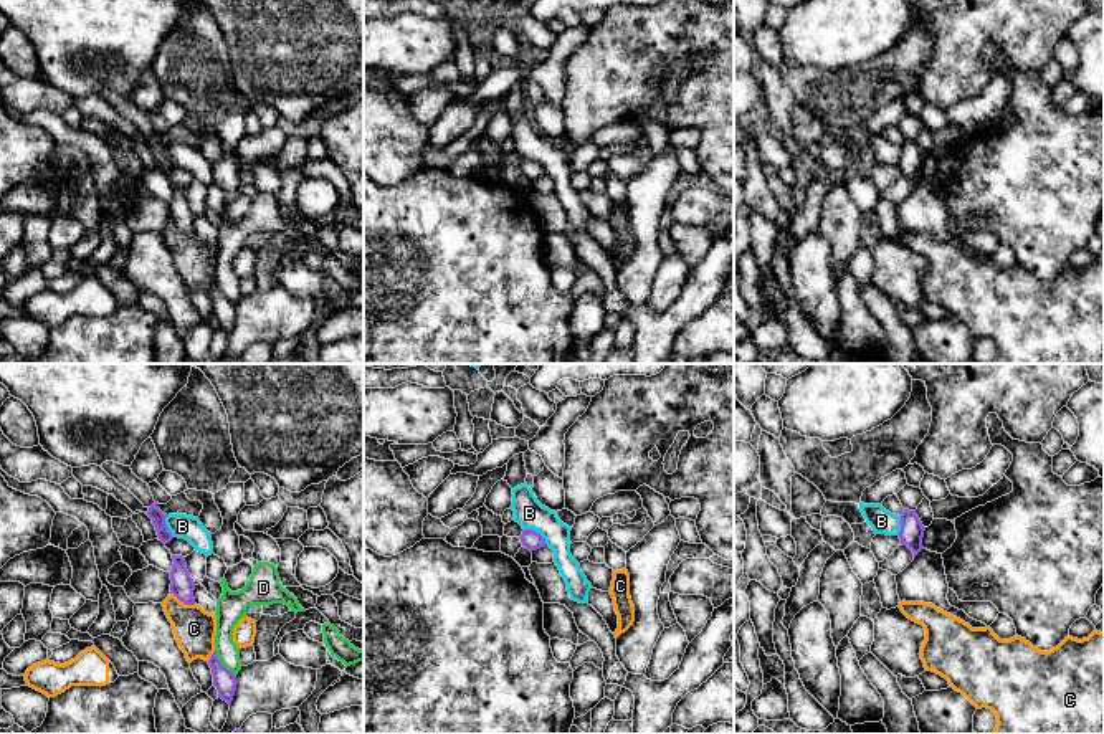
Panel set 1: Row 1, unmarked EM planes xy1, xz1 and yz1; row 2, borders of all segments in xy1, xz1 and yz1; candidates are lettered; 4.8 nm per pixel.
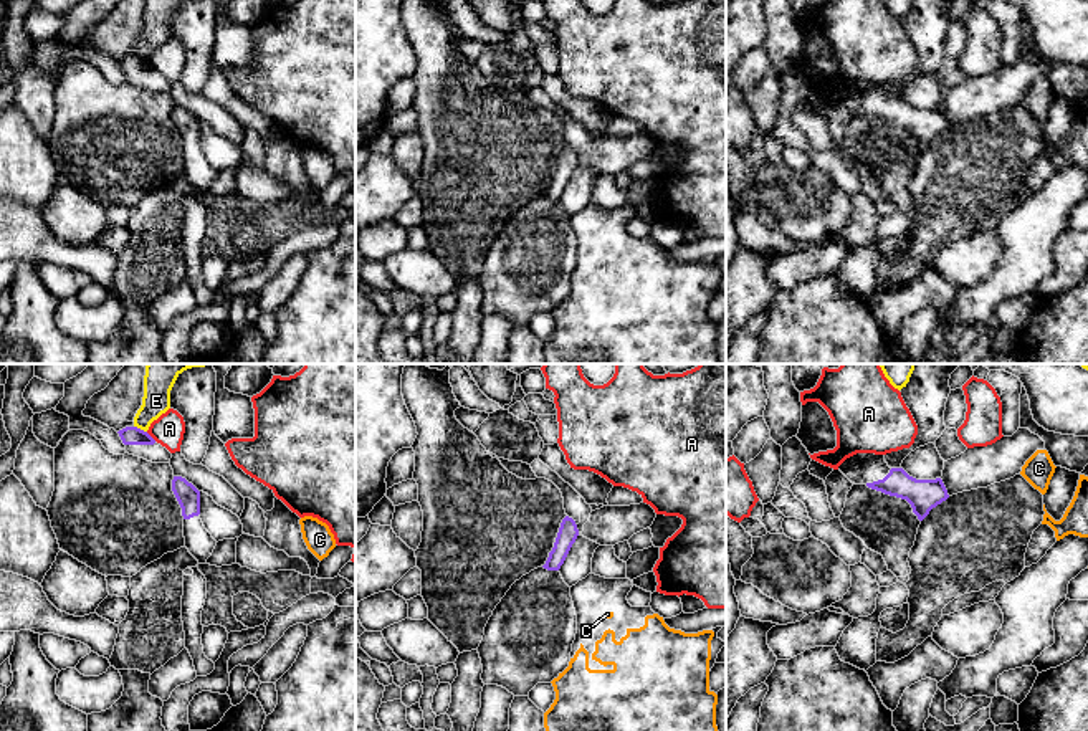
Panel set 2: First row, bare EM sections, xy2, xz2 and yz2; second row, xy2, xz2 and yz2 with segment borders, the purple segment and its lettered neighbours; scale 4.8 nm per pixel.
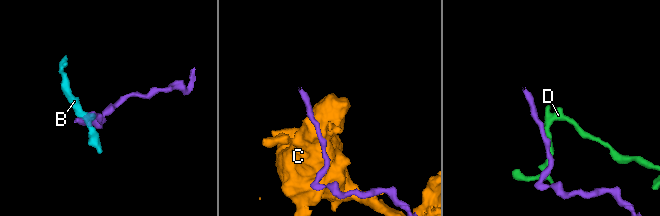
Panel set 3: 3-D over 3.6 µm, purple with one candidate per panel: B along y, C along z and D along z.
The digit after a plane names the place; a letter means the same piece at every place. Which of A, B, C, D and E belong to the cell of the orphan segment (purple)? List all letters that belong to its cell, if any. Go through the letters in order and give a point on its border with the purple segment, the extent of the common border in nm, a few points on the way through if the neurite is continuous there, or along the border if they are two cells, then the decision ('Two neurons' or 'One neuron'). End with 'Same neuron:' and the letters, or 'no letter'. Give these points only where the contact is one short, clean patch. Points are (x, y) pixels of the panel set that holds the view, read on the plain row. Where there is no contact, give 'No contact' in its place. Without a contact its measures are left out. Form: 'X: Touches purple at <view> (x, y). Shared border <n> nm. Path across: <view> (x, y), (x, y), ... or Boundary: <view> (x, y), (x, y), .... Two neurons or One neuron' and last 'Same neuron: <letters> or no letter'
A: Touches purple at xy2 (149, 65). Shared border 70 nm. Boundary: xy2 (146, 62), (156, 70). Two neurons
B: Touches purple at xz1 (537, 162). Shared border 150 nm. Boundary: xz1 (524, 157), (534, 159), (547, 174). Two neurons
C: Touches purple at xy1 (184, 232). Shared border 140 nm. Boundary: xy1 (171, 222), (185, 233), (195, 233). Two neurons
D: Touches purple at xy1 (220, 293). Shared border 170 nm. Boundary: xy1 (215, 280), (215, 285), (235, 306). Two neurons
E: Touches purple at xy2 (139, 58). Shared border 70 nm. Two neurons
Same neuron: no letter

